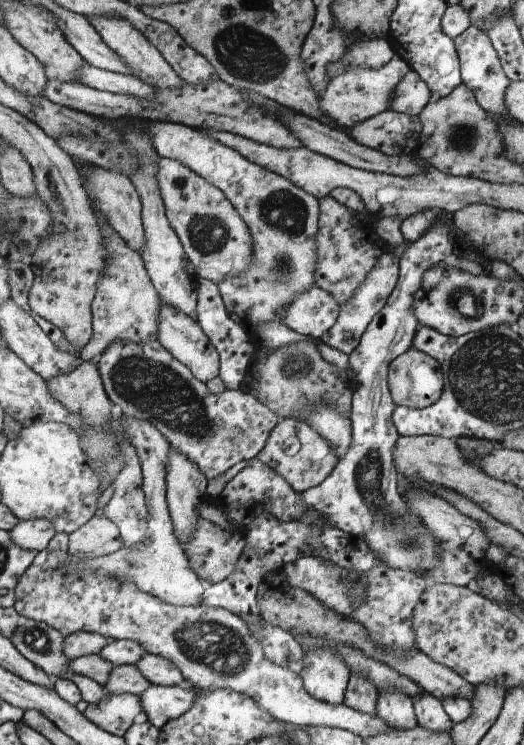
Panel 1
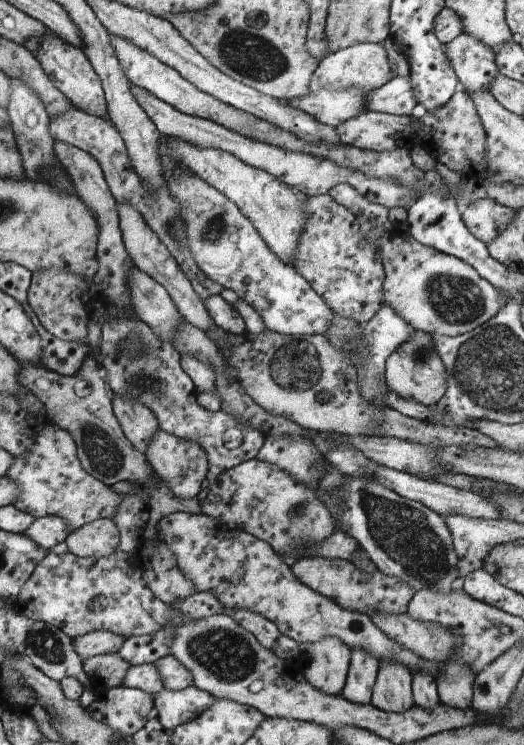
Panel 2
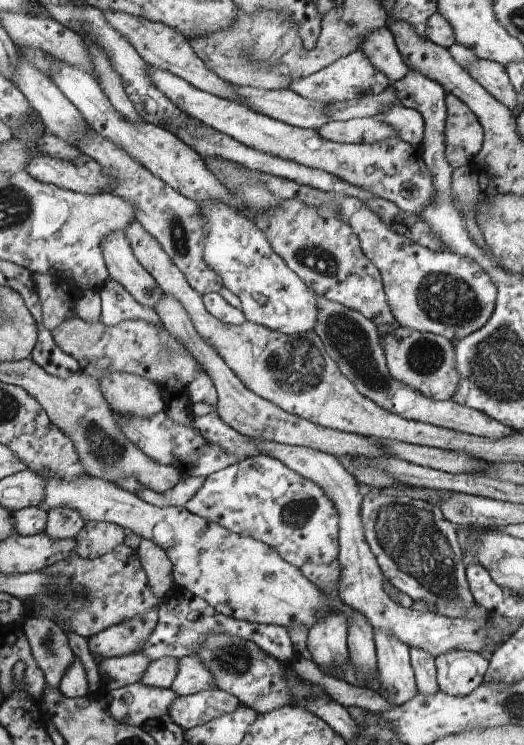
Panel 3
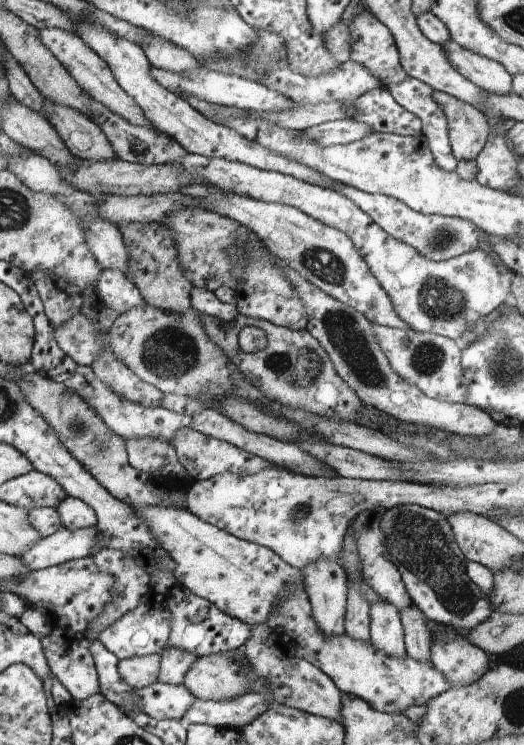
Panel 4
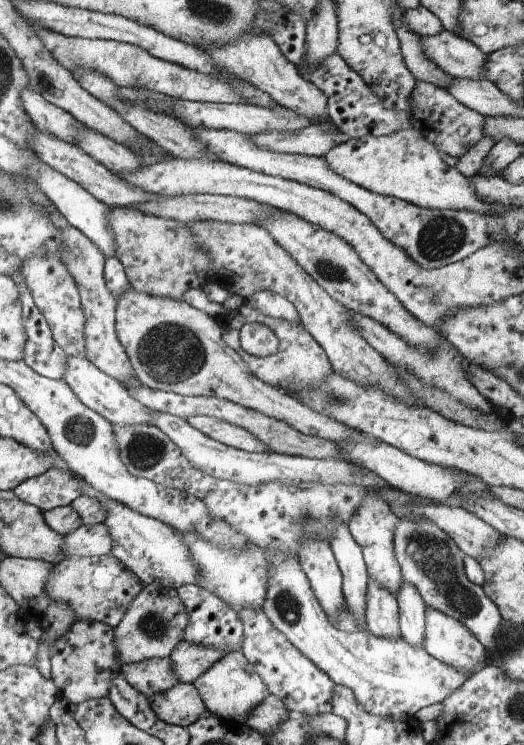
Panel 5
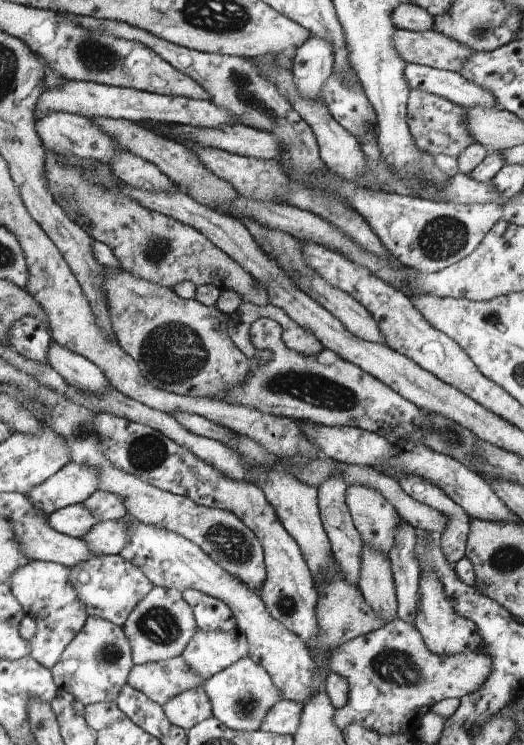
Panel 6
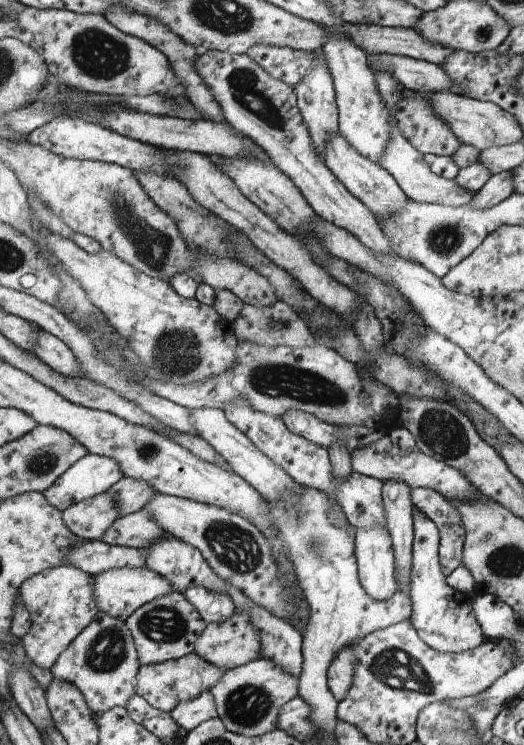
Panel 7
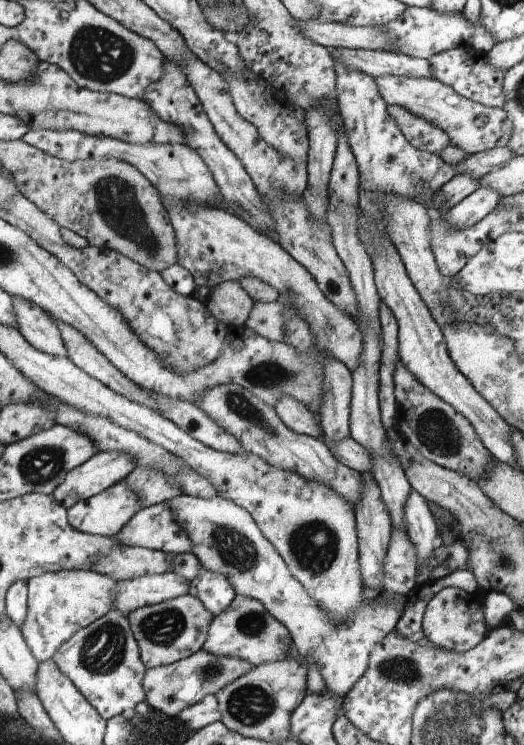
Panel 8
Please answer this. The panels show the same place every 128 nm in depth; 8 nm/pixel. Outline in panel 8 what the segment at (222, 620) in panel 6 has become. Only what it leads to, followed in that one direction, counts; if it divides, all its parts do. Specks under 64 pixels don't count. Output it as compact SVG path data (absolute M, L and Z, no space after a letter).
M203 567L198 576L191 580L189 594L199 598L213 616L222 614L236 595L226 574L212 572Z

